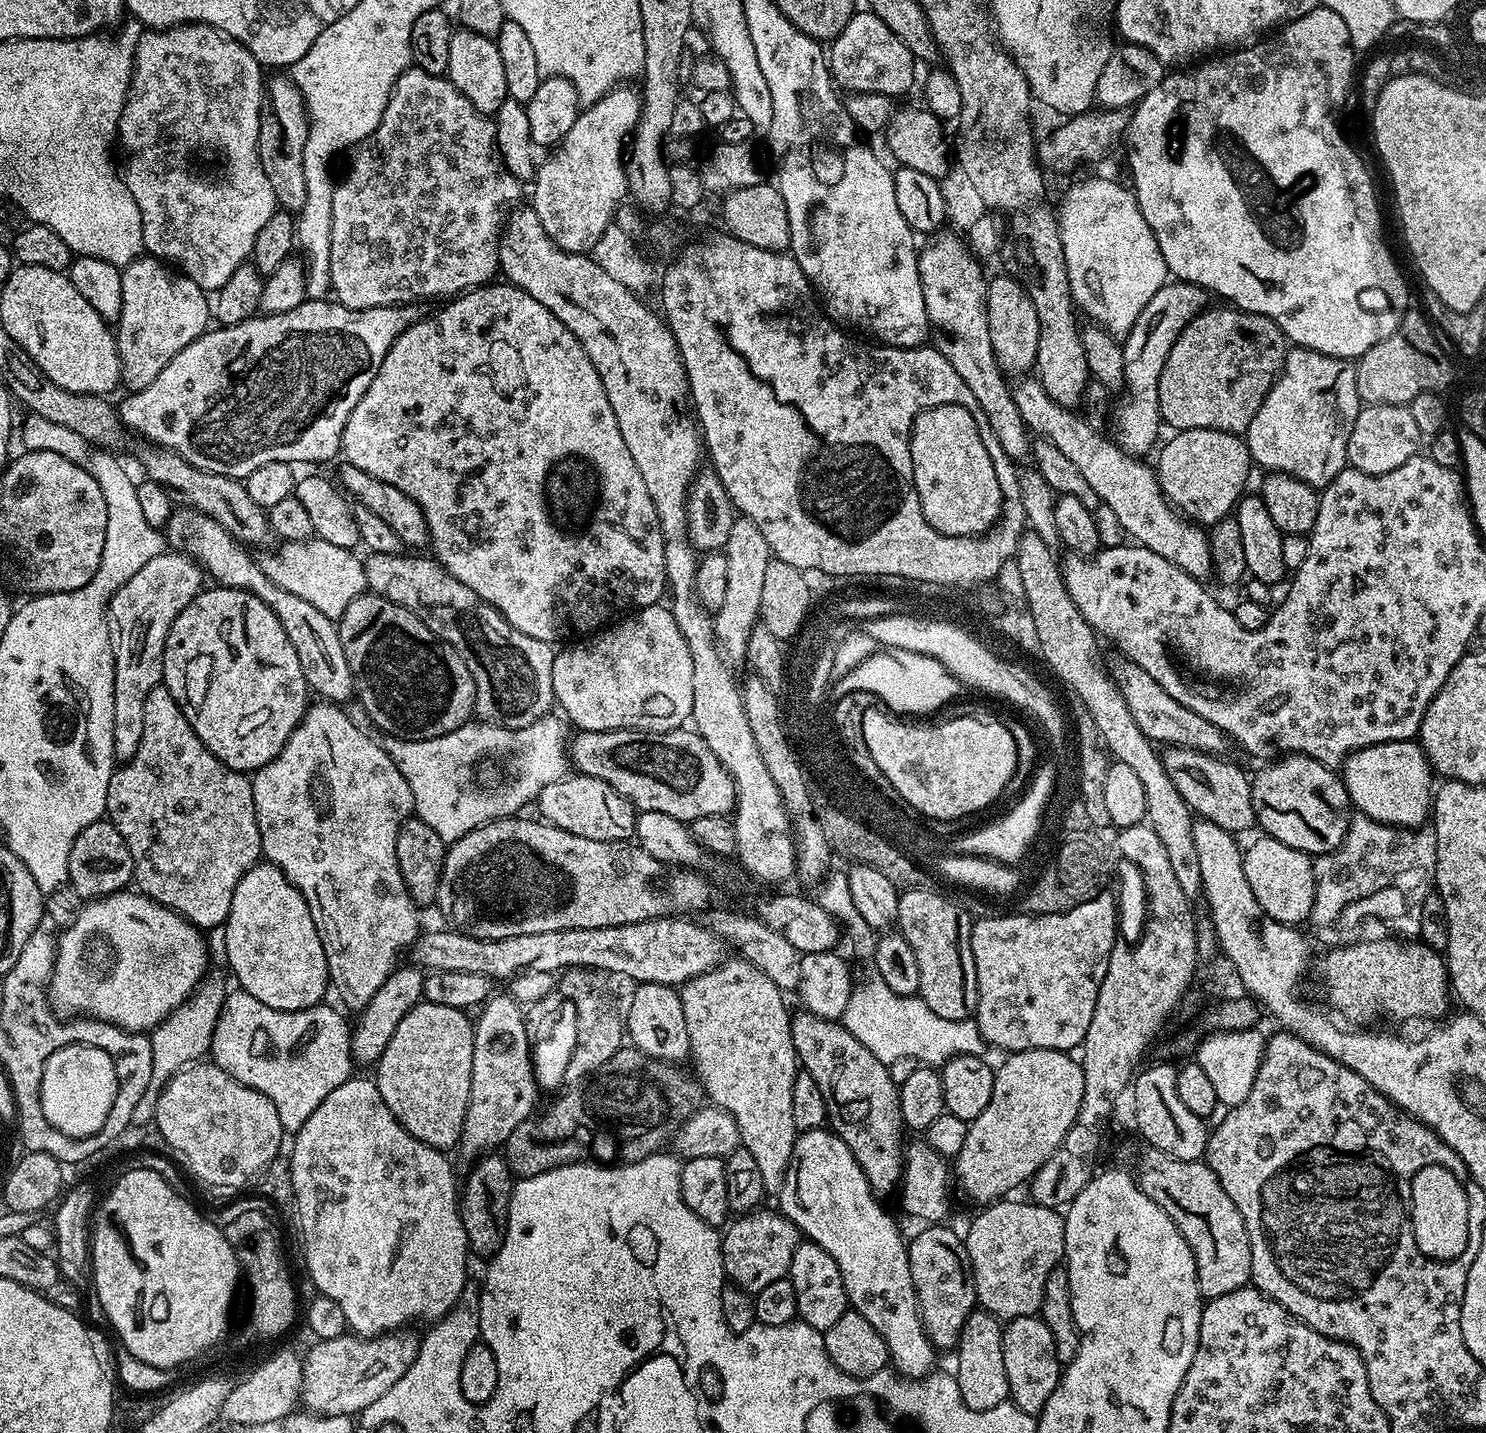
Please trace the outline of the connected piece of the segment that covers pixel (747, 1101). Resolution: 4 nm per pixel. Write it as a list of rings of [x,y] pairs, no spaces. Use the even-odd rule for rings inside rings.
[[[743,958],[725,959],[716,968],[687,980],[679,989],[682,1014],[686,1014],[686,1034],[690,1038],[691,1063],[696,1063],[694,1075],[704,1087],[704,1095],[715,1107],[734,1118],[740,1144],[758,1162],[765,1193],[779,1197],[788,1174],[788,1163],[798,1135],[794,1126],[794,1078],[798,1057],[792,1041],[792,1016],[784,1005],[785,993],[778,985]]]

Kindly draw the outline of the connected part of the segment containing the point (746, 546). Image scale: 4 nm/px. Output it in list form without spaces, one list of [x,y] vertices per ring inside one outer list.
[[[737,515],[730,526],[730,538],[722,549],[726,558],[726,599],[714,614],[716,639],[727,659],[744,660],[748,654],[748,643],[752,629],[757,627],[762,606],[762,582],[766,575],[768,561],[773,559],[770,546],[762,530],[750,522],[750,518]]]

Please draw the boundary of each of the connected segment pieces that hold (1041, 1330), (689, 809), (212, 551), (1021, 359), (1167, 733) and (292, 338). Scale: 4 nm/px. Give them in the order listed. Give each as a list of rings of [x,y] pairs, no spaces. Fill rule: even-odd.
[[[1039,1315],[1019,1316],[1007,1321],[1003,1329],[1002,1363],[1006,1366],[1006,1382],[1011,1403],[1016,1404],[1018,1410],[1022,1410],[1027,1416],[1039,1417],[1046,1402],[1050,1402],[1050,1394],[1054,1394],[1054,1390],[1059,1386],[1062,1375],[1062,1365],[1054,1350],[1054,1334],[1050,1334],[1050,1326],[1046,1326],[1046,1322],[1040,1319]]]
[[[619,728],[613,732],[577,731],[575,735],[570,740],[570,760],[575,771],[602,778],[640,812],[670,814],[670,818],[691,822],[706,814],[728,816],[736,807],[732,775],[694,730],[633,732],[631,728]]]
[[[177,507],[166,525],[166,544],[169,549],[183,552],[185,556],[196,561],[211,579],[212,576],[216,579],[213,581],[219,587],[246,590],[250,594],[262,598],[262,602],[266,602],[266,606],[270,606],[270,610],[274,610],[278,622],[282,622],[282,630],[286,630],[286,638],[290,638],[290,642],[294,645],[294,650],[298,654],[298,662],[302,662],[302,674],[306,674],[308,687],[315,695],[316,692],[320,695],[317,697],[339,705],[343,705],[344,700],[353,699],[354,678],[350,674],[350,666],[346,662],[346,653],[342,650],[342,638],[337,621],[326,618],[326,614],[322,614],[322,610],[310,606],[310,602],[298,598],[298,594],[290,594],[286,590],[282,590],[282,586],[270,582],[270,578],[266,578],[266,574],[260,569],[257,557],[255,555],[252,557],[253,553],[240,541],[233,540],[231,534],[214,517],[206,516],[196,508]]]
[[[1007,275],[991,277],[988,280],[988,321],[992,349],[1001,372],[1028,374],[1033,371],[1038,354],[1038,338],[1040,337],[1038,310],[1034,310],[1034,302],[1030,302],[1019,279],[1015,275]]]
[[[1120,658],[1116,665],[1111,666],[1110,675],[1122,694],[1130,714],[1134,714],[1138,730],[1142,730],[1142,734],[1149,740],[1160,746],[1198,750],[1208,756],[1224,758],[1229,755],[1227,752],[1230,740],[1223,730],[1214,726],[1214,722],[1206,722],[1202,714],[1194,714],[1194,710],[1182,706],[1178,698],[1170,698],[1170,694],[1166,694],[1166,690],[1162,690],[1162,686],[1158,686],[1158,682],[1154,682],[1154,678],[1150,678],[1150,674],[1142,670],[1142,666],[1138,666],[1133,660]]]
[[[328,298],[323,300],[307,299],[304,303],[294,306],[294,310],[290,310],[286,314],[274,314],[273,316],[257,314],[238,325],[213,327],[201,334],[194,342],[190,342],[190,346],[178,350],[178,354],[174,354],[174,358],[170,358],[170,362],[166,362],[166,370],[162,370],[162,374],[158,374],[158,378],[154,378],[154,382],[150,382],[150,386],[146,386],[141,392],[125,395],[125,400],[118,404],[120,420],[129,433],[137,432],[138,435],[145,436],[148,439],[145,441],[149,445],[168,448],[182,458],[186,458],[186,462],[207,472],[223,476],[246,478],[251,472],[258,470],[258,466],[266,466],[266,462],[282,462],[299,466],[299,464],[316,464],[319,460],[332,460],[341,451],[340,443],[346,426],[346,418],[350,418],[350,410],[354,410],[354,406],[358,406],[358,398],[362,398],[362,394],[366,394],[366,390],[370,390],[370,382],[374,382],[374,374],[378,374],[378,366],[382,366],[382,358],[386,358],[393,342],[411,324],[415,324],[417,320],[421,319],[422,312],[419,312],[418,309],[419,307],[416,306],[393,306],[354,310]]]

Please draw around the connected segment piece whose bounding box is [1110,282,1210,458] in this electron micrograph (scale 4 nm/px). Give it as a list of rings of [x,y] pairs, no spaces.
[[[1183,282],[1166,283],[1160,287],[1158,294],[1154,294],[1154,298],[1150,298],[1150,302],[1146,302],[1146,307],[1142,309],[1142,314],[1138,314],[1134,326],[1128,331],[1128,335],[1123,337],[1122,347],[1125,358],[1126,391],[1119,397],[1121,400],[1117,404],[1115,401],[1114,407],[1111,409],[1110,428],[1112,424],[1112,432],[1110,431],[1110,439],[1126,455],[1144,458],[1147,457],[1146,454],[1152,447],[1154,447],[1153,449],[1157,447],[1156,435],[1159,434],[1160,428],[1162,429],[1160,403],[1158,402],[1158,382],[1162,374],[1162,366],[1166,366],[1166,358],[1170,358],[1170,346],[1178,338],[1178,334],[1182,334],[1185,326],[1199,312],[1209,307],[1209,304],[1209,293],[1199,288],[1197,284],[1185,284]]]

